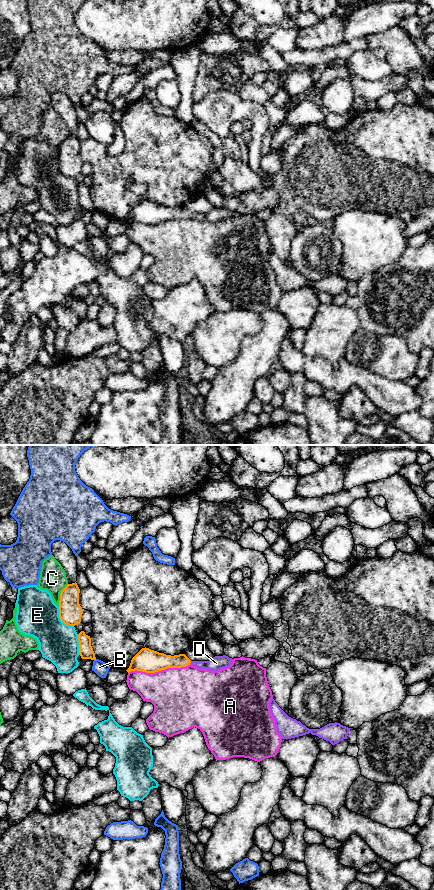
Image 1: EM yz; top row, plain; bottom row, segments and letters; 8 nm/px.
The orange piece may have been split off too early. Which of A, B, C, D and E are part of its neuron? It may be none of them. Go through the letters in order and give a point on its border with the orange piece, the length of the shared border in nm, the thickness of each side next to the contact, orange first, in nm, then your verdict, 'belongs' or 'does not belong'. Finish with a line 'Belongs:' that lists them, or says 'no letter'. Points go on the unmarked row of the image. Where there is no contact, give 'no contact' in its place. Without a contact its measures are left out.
A: yz (159, 222) | 500 nm | 190/440 nm | does not belong
B: no contact | does not belong
C: yz (60, 147) | 190 nm | 190/220 nm | does not belong
D: yz (190, 214) | 30 nm | 140/120 nm | belongs
E: yz (60, 171) | 200 nm | 190/340 nm | does not belong
Belongs: D

